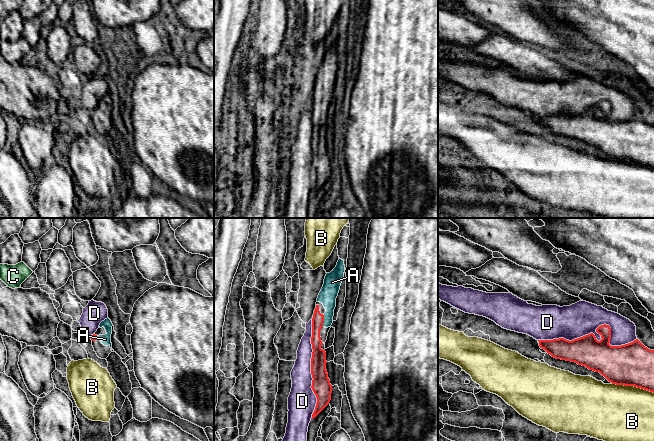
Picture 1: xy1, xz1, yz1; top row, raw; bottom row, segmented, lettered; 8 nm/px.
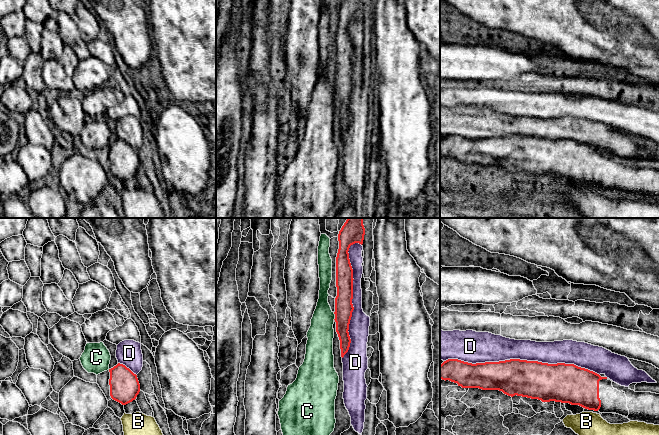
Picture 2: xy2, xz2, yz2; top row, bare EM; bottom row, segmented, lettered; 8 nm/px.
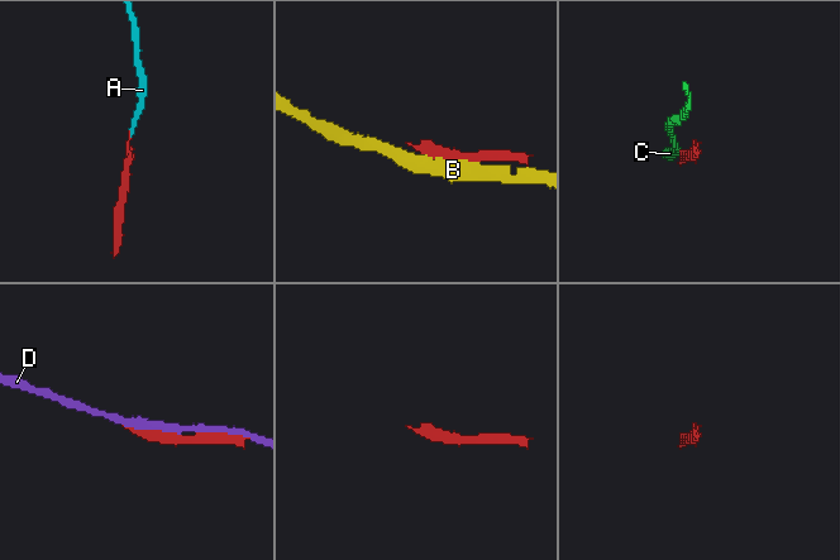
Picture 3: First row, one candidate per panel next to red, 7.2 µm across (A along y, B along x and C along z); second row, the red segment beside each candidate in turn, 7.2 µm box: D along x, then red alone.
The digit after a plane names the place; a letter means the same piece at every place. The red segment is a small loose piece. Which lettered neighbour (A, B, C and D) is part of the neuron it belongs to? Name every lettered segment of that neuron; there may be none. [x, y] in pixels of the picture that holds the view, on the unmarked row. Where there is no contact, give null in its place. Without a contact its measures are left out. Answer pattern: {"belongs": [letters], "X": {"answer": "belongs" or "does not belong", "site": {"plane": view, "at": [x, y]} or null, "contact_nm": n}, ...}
{"belongs": ["A"], "A": {"answer": "belongs", "site": {"plane": "xz1", "at": [323, 96]}, "contact_nm": 100}, "B": {"answer": "does not belong", "site": {"plane": "yz1", "at": [632, 161]}, "contact_nm": 360}, "C": {"answer": "does not belong", "site": {"plane": "xz2", "at": [335, 92]}, "contact_nm": 60}, "D": {"answer": "does not belong", "site": {"plane": "yz2", "at": [522, 136]}, "contact_nm": 1250}}

